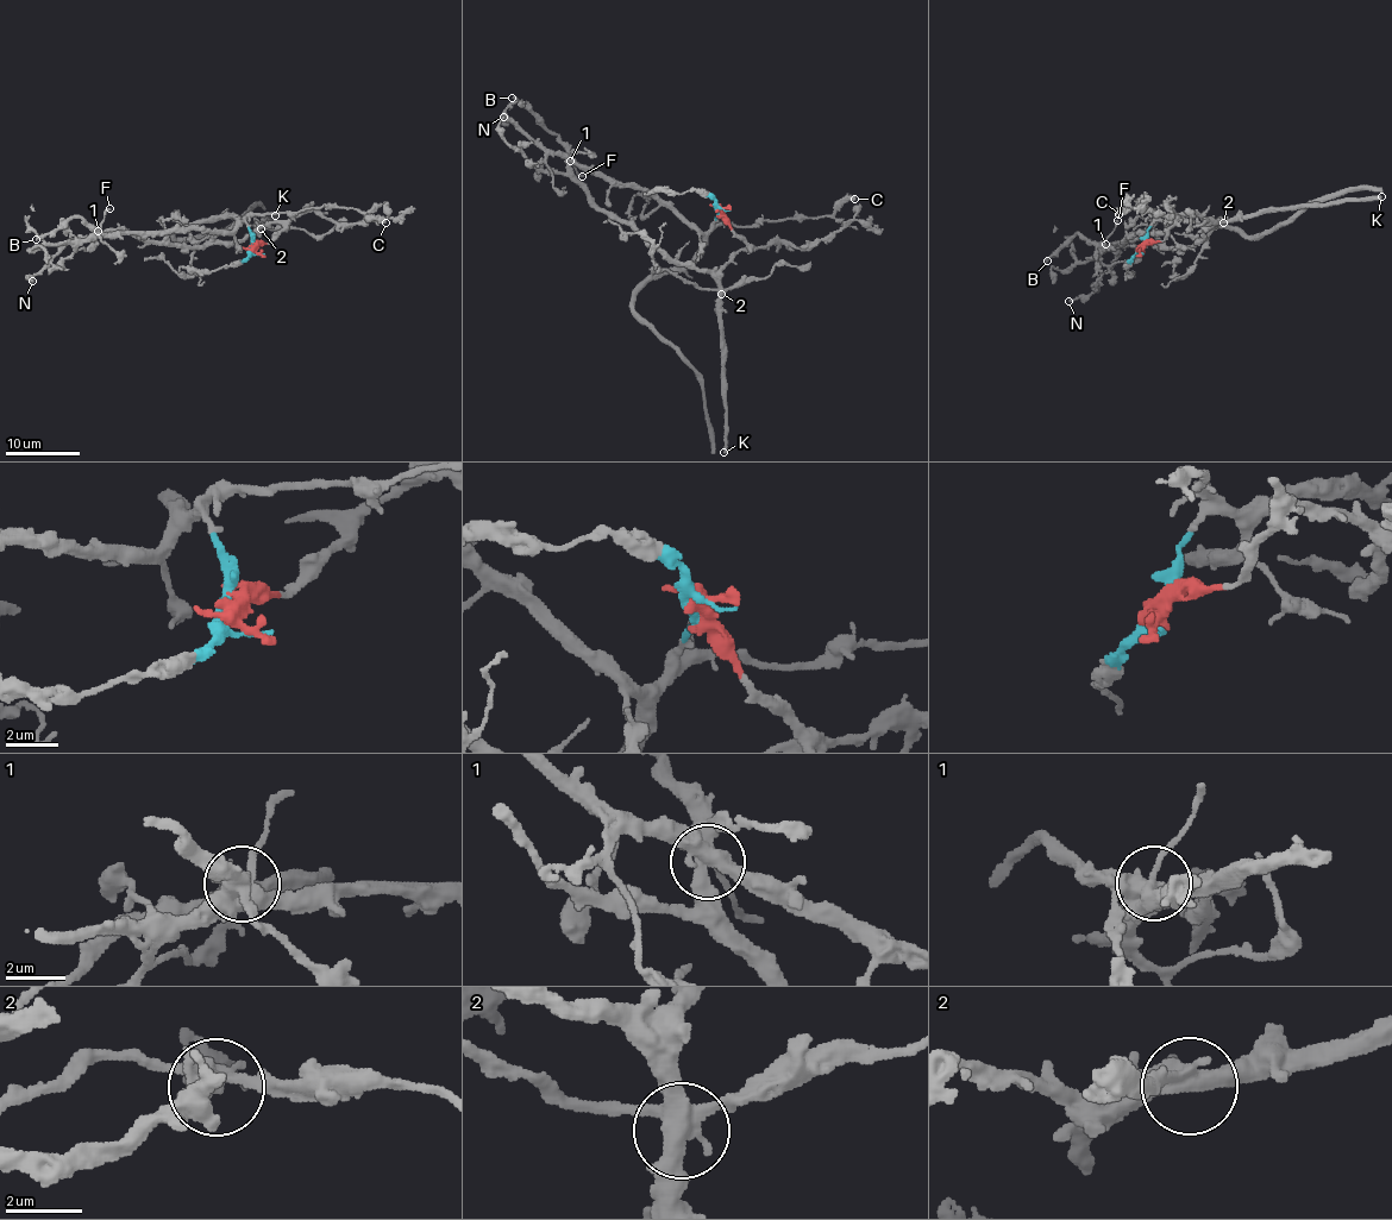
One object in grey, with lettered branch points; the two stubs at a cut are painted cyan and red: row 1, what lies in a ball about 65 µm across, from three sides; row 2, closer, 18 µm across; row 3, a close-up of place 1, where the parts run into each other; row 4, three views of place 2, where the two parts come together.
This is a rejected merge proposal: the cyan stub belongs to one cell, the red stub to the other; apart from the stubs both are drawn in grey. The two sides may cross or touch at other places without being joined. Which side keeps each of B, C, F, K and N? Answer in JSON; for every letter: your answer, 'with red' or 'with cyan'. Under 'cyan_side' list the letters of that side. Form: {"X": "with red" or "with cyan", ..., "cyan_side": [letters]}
{"B": "with red", "C": "with cyan", "F": "with cyan", "K": "with red", "N": "with red", "cyan_side": ["C", "F"]}

